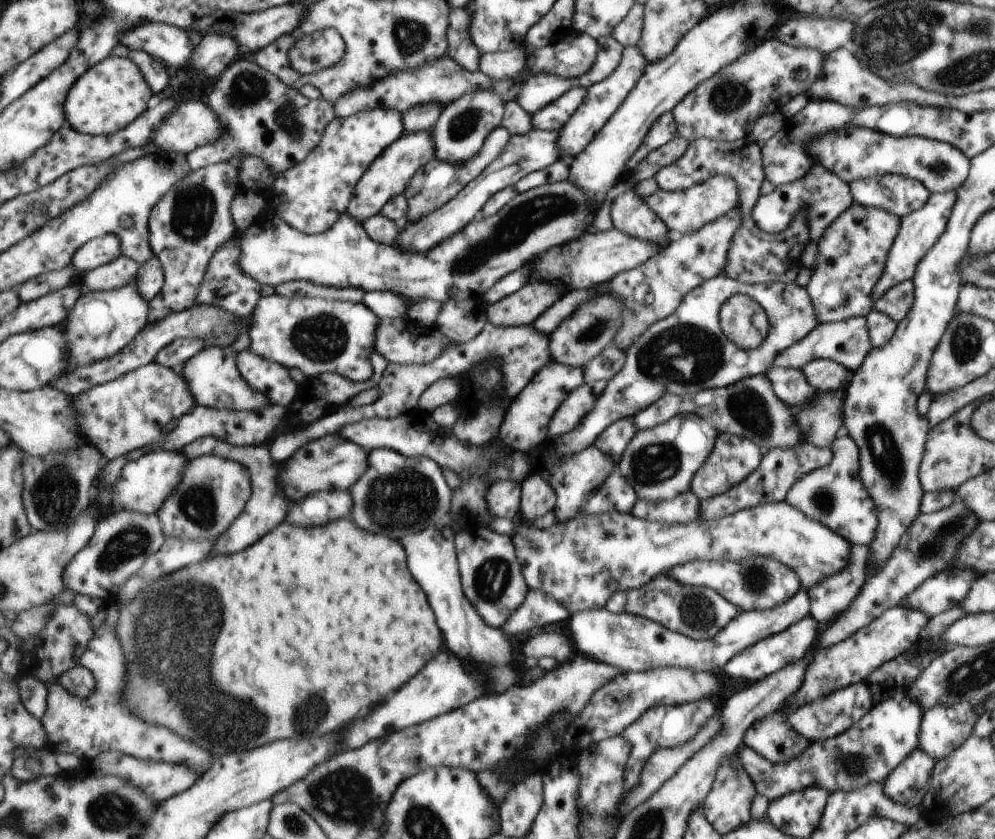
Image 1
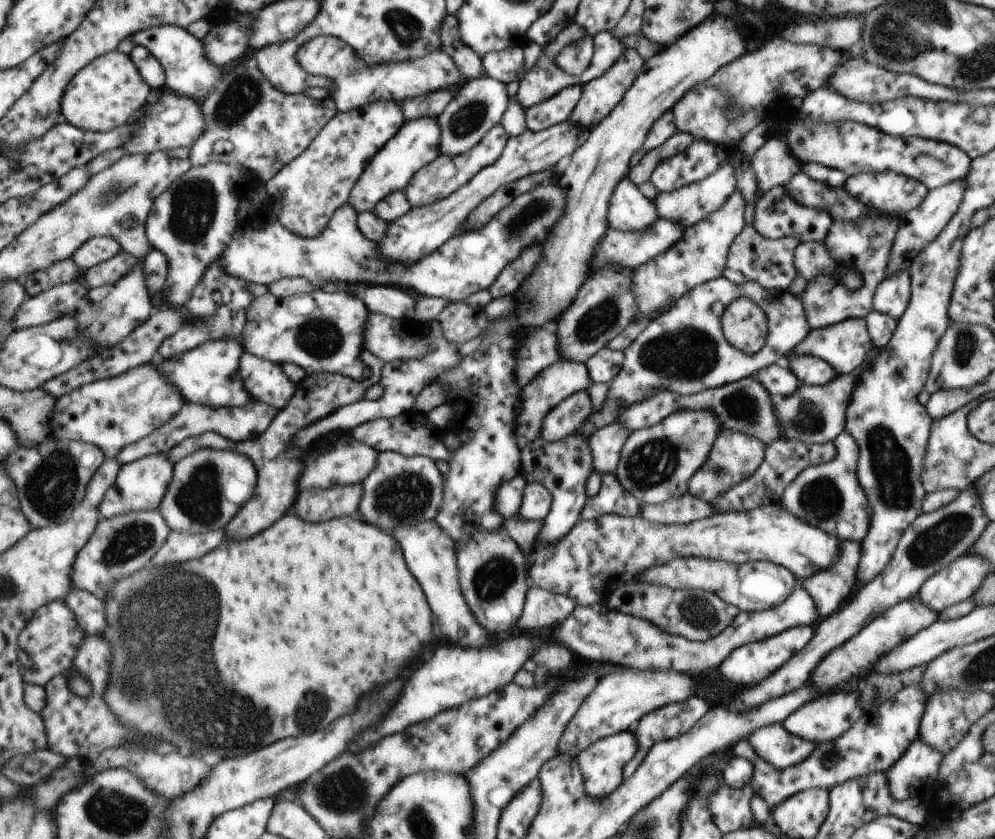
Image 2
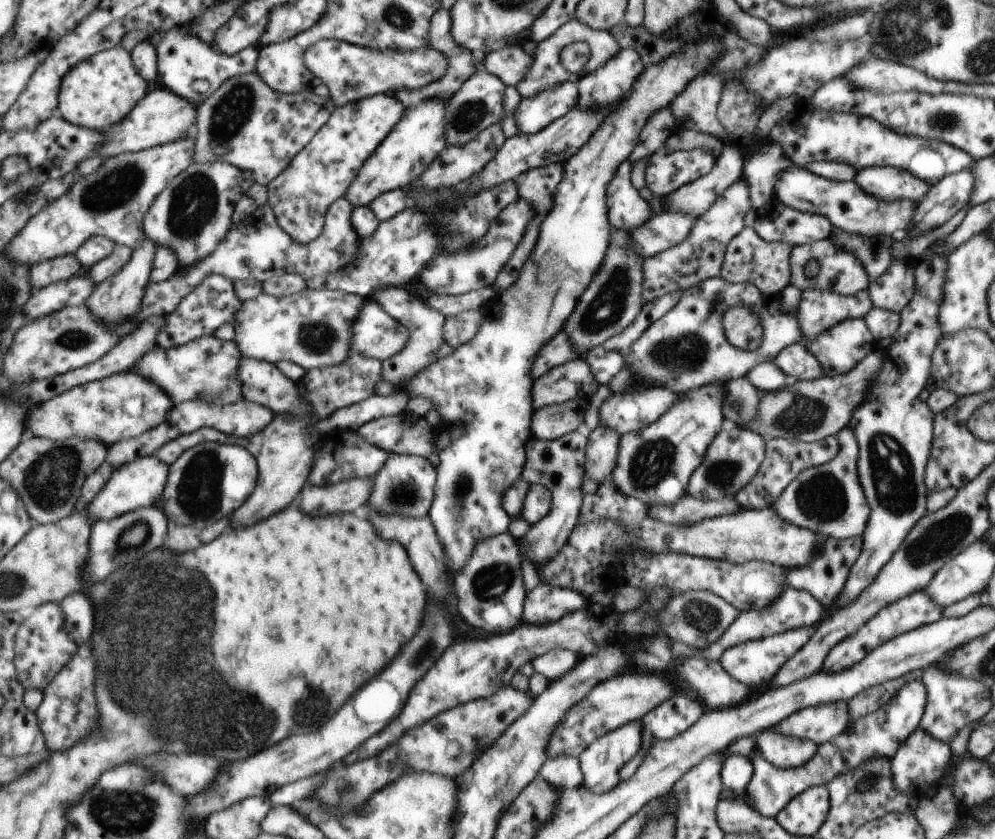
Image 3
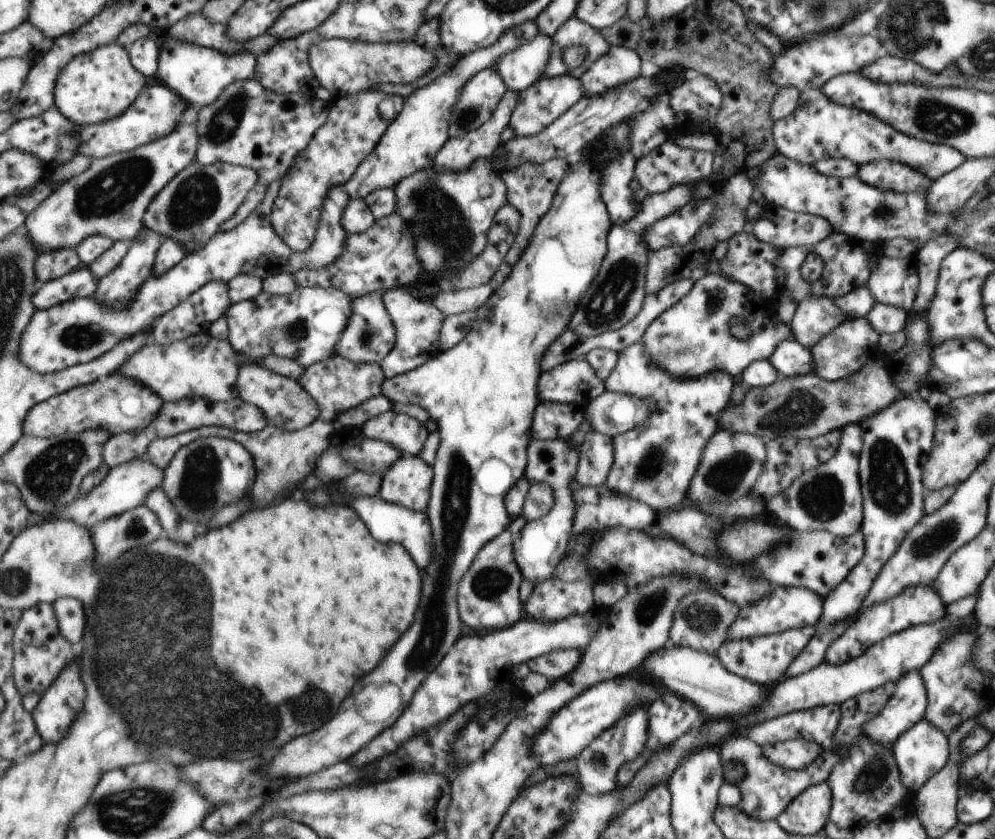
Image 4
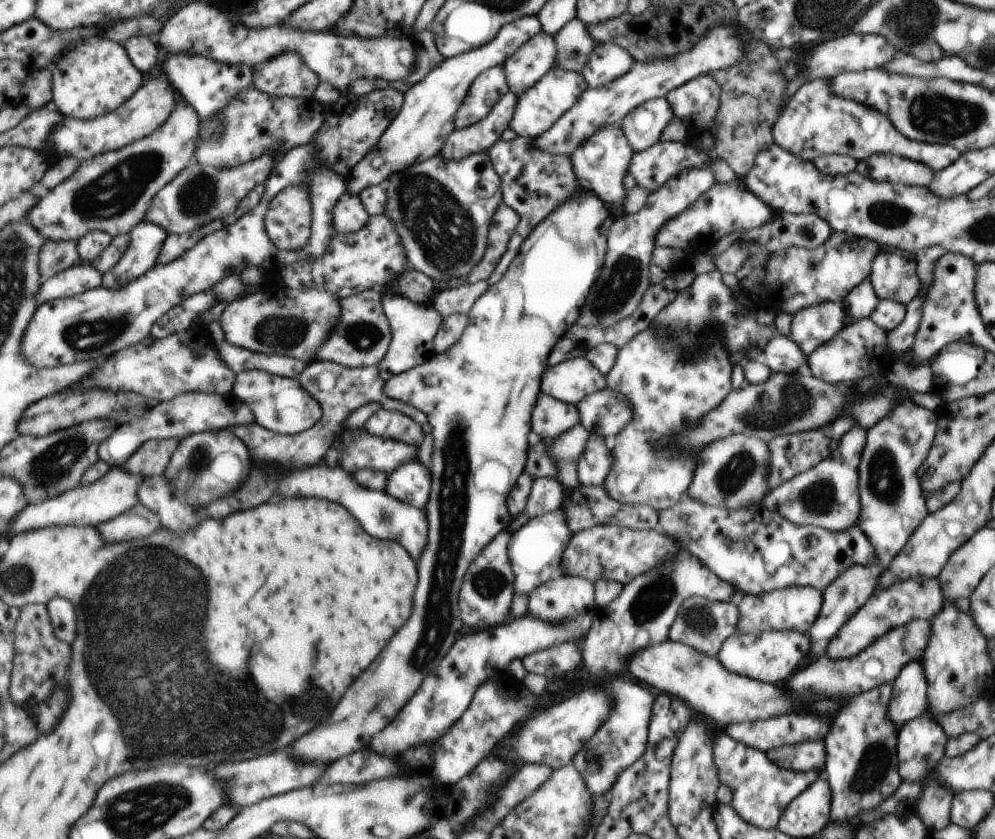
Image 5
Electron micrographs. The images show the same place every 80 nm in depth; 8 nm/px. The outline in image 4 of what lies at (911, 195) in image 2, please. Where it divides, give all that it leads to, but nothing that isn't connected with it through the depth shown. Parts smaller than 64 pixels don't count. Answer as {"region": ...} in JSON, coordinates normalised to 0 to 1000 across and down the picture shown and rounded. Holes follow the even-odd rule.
{"region":[[[877,193],[860,200],[860,210],[869,219],[892,229],[928,229],[934,225],[937,216],[926,205],[906,195],[906,193]]]}

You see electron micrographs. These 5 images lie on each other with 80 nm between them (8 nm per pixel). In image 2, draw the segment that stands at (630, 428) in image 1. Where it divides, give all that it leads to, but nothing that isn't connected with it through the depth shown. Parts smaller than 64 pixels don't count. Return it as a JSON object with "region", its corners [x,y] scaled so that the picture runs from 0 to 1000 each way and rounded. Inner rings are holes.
{"region":[[[620,503],[601,511],[590,524],[595,541],[596,561],[602,565],[616,564],[619,559],[623,536],[634,515],[626,505]]]}

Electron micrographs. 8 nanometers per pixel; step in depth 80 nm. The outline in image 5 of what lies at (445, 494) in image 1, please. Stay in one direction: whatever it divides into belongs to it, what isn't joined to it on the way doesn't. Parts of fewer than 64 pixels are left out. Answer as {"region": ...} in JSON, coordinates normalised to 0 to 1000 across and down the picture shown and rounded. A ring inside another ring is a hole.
{"region":[[[413,548],[409,553],[393,564],[388,586],[408,597],[425,609],[430,608],[433,586],[435,585],[435,565],[420,548]]]}

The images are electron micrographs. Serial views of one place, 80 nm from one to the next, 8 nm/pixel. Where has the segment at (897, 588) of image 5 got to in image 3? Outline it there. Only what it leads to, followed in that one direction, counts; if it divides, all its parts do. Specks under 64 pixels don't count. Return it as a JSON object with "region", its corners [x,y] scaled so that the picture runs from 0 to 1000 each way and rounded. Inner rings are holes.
{"region":[[[926,703],[908,710],[908,714],[899,715],[899,719],[885,725],[879,734],[875,734],[875,738],[867,744],[866,749],[863,749],[862,753],[851,758],[846,766],[839,768],[839,771],[830,778],[831,791],[826,791],[824,799],[826,801],[846,801],[849,796],[854,796],[855,791],[863,790],[867,782],[878,776],[883,768],[891,766],[891,763],[899,762],[899,758],[908,757],[910,753],[920,752],[920,749],[940,743],[946,737],[946,725],[940,720],[934,707]]]}

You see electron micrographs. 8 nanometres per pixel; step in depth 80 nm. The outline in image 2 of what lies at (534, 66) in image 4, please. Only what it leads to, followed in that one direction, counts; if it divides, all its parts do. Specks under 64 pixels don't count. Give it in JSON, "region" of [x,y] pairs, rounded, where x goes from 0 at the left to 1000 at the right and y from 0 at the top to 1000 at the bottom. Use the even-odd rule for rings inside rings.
{"region":[[[516,54],[512,58],[487,63],[482,67],[485,89],[495,95],[505,98],[517,98],[518,93],[526,83],[526,61],[524,54]]]}

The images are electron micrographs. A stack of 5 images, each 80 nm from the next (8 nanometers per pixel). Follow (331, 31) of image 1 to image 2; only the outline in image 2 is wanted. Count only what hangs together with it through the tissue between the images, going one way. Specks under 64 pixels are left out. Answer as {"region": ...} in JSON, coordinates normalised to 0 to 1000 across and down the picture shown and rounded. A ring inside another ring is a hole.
{"region":[[[323,41],[319,43],[319,45],[315,45],[315,48],[309,48],[309,50],[298,60],[296,67],[298,67],[298,69],[296,69],[298,77],[303,79],[307,86],[314,89],[328,91],[337,97],[333,116],[337,120],[341,135],[362,130],[368,128],[370,124],[381,120],[397,120],[398,123],[405,124],[409,118],[433,113],[439,108],[447,108],[448,106],[461,108],[468,100],[468,95],[460,76],[446,61],[439,61],[422,70],[370,80],[362,72],[357,58],[345,46],[331,41]]]}

